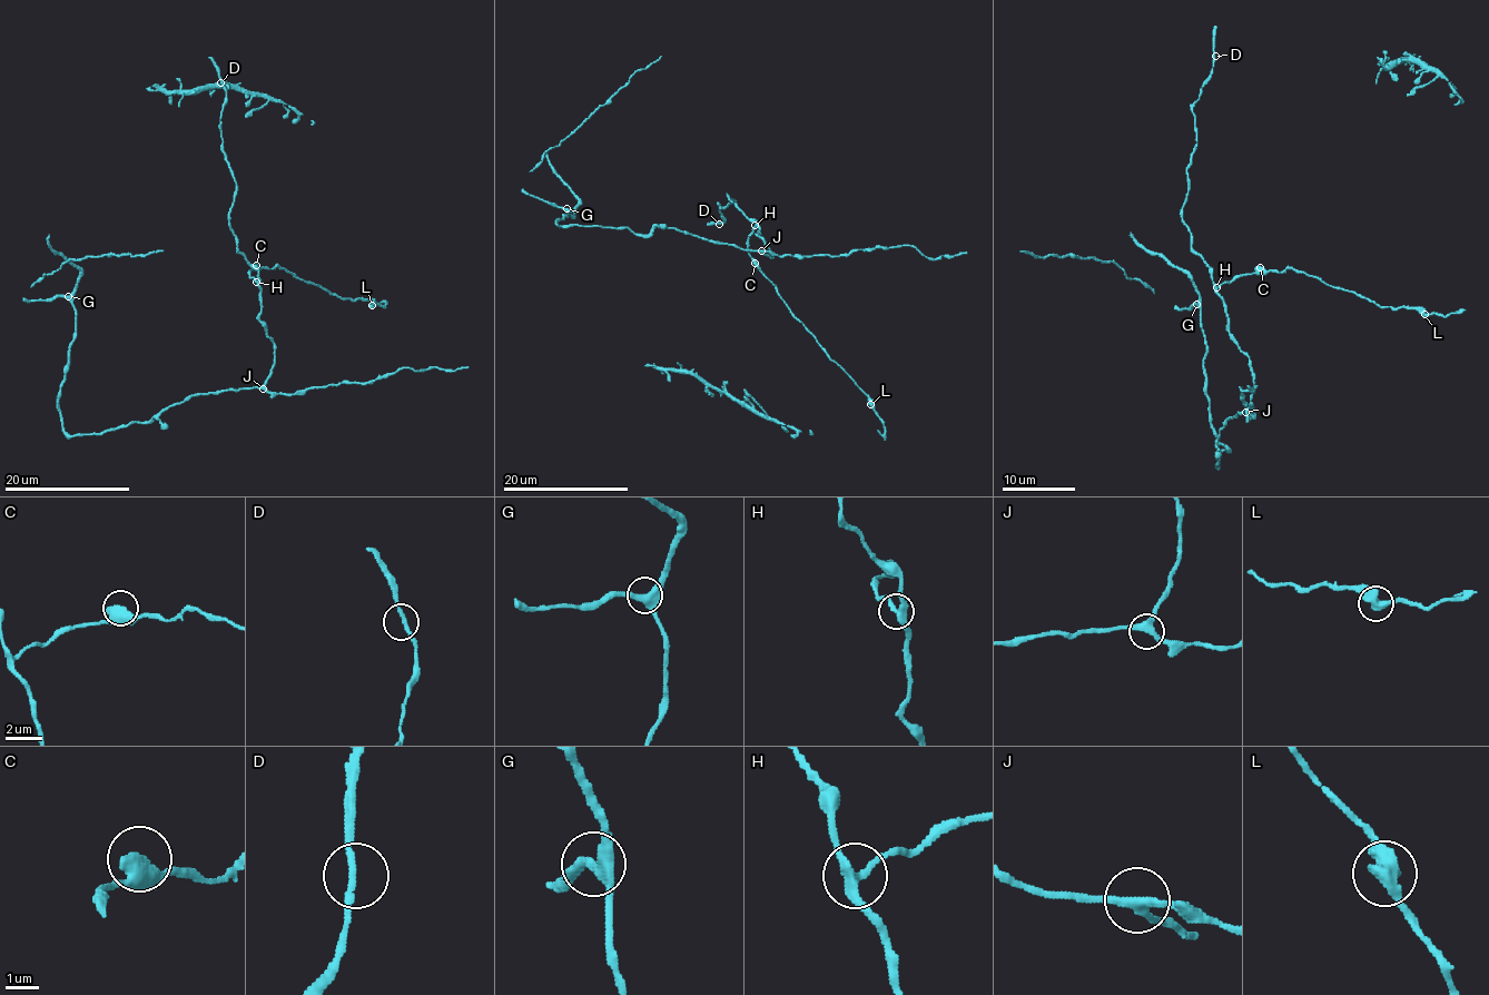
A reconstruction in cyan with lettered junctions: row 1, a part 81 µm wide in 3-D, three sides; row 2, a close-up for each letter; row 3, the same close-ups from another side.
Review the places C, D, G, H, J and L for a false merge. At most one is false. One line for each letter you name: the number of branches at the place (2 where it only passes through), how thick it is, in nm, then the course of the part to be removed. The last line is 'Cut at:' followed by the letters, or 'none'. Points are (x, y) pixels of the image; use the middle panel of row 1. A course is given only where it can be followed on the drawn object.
L: 2 | 500 nm | (871, 404), (884, 433), (877, 430)
Cut at: L

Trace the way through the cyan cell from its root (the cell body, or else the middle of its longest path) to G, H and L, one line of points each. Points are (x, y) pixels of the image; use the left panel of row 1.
G: (272, 372), (258, 387), (193, 395), (148, 422), (69, 435), (59, 407), (75, 332), (75, 305), (68, 296)
H: (272, 372), (274, 343), (259, 319), (262, 288), (256, 282)
L: (272, 372), (274, 343), (259, 319), (262, 288), (248, 271), (283, 267), (342, 297), (368, 299), (373, 305)

